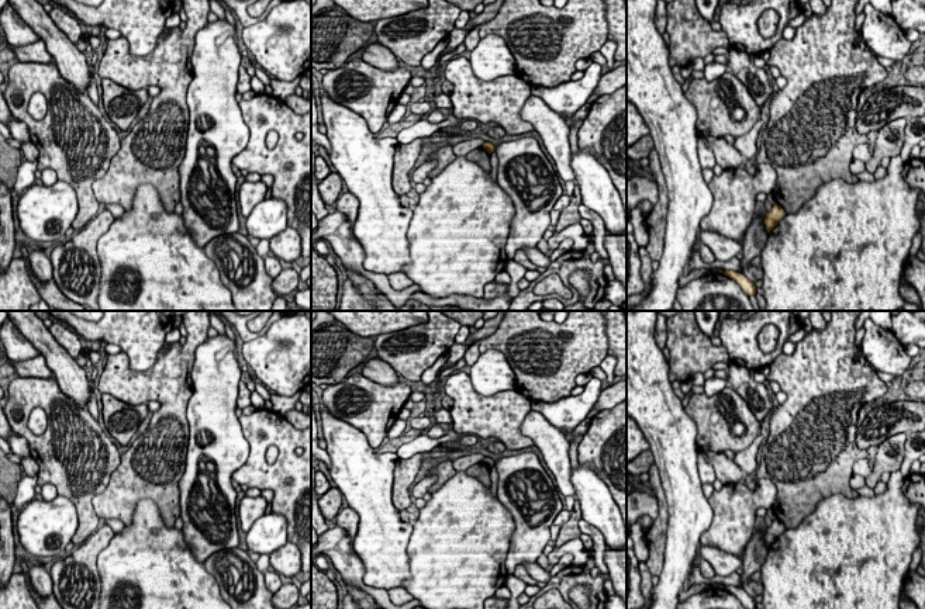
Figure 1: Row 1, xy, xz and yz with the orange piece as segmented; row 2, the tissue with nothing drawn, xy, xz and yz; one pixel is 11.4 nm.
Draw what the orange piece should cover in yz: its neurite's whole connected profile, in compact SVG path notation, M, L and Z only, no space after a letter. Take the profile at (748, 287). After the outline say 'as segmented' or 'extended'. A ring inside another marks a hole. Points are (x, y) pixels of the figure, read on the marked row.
M725 270L724 274L728 276L729 278L735 280L741 286L741 288L743 290L745 294L748 294L748 295L756 294L755 284L743 274L739 274L739 273L732 271L732 270Z; as segmented

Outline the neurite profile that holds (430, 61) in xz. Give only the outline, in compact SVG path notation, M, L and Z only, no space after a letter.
M451 38L442 39L438 42L438 45L434 48L432 52L427 53L421 60L421 72L434 69L438 63L438 56L445 51L448 46Z

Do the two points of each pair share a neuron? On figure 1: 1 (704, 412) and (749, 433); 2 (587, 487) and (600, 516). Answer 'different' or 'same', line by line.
1: same
2: same

